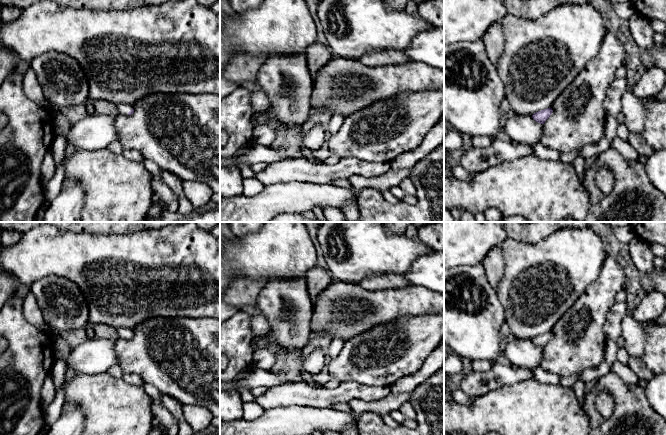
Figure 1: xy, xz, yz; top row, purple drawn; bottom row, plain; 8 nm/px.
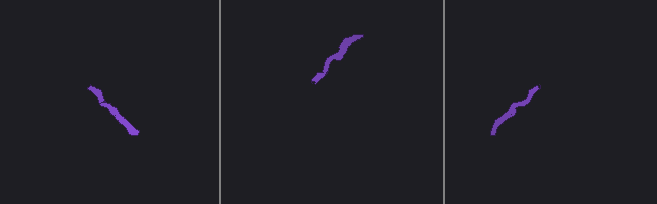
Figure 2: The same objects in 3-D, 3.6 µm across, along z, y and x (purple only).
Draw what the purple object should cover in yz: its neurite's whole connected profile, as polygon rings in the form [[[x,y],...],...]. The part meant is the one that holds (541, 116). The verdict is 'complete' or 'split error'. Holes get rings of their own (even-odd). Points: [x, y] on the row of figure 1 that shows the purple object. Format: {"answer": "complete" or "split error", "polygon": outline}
{"answer": "complete", "polygon": [[[547,108],[547,109],[544,109],[544,110],[541,110],[541,111],[538,111],[536,113],[534,113],[532,115],[532,118],[540,123],[540,124],[544,124],[545,121],[550,117],[550,115],[552,114],[553,110],[552,108]]]}

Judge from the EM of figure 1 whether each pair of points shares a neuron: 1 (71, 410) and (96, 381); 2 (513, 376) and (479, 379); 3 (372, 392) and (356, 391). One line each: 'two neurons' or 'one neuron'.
1: two neurons
2: one neuron
3: one neuron

